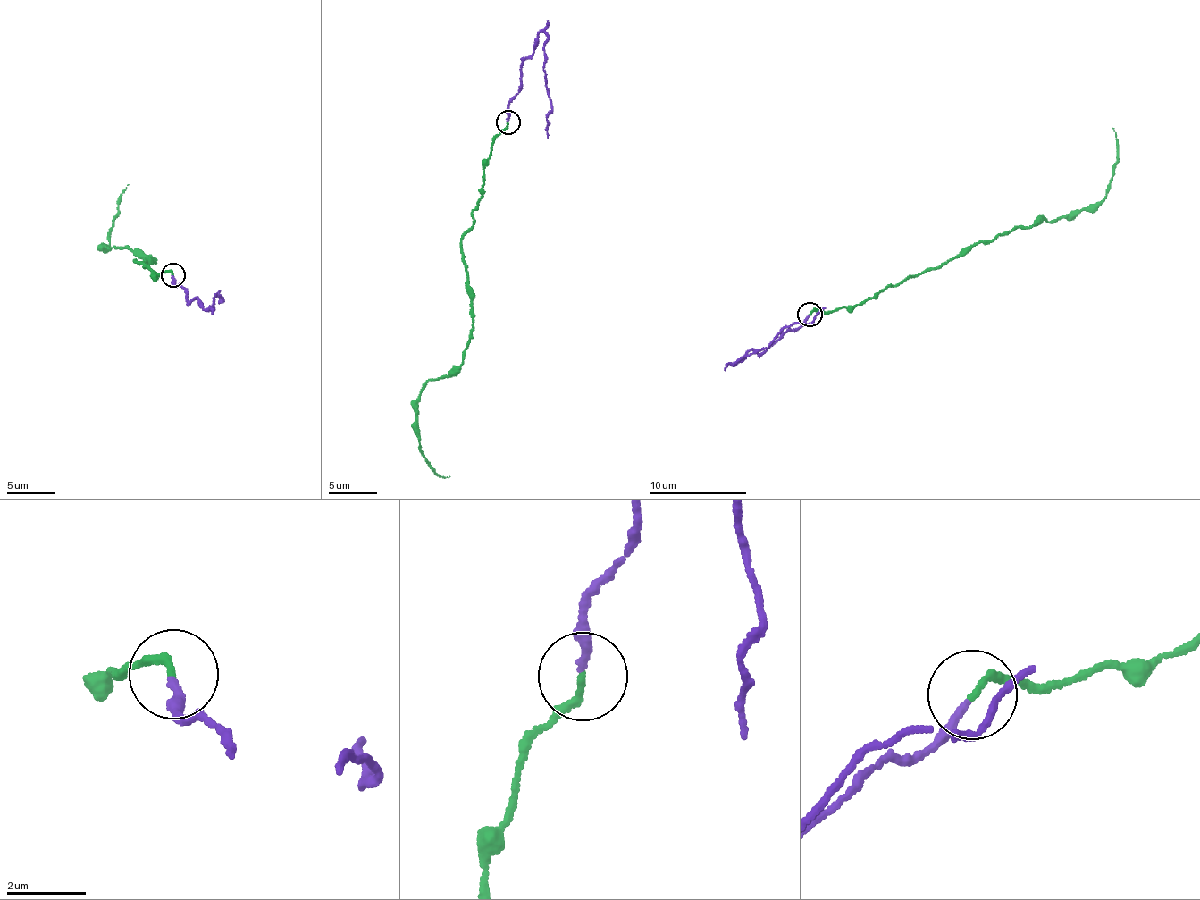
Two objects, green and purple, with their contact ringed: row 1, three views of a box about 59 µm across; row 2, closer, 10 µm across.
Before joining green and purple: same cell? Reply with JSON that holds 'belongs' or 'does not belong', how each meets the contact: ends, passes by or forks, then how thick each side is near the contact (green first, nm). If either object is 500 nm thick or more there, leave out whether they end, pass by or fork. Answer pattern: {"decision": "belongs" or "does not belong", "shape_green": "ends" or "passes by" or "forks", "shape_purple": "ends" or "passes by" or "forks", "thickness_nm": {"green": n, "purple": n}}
{"decision": "belongs", "shape_green": "ends", "shape_purple": "ends", "thickness_nm": {"green": 160, "purple": 180}}

